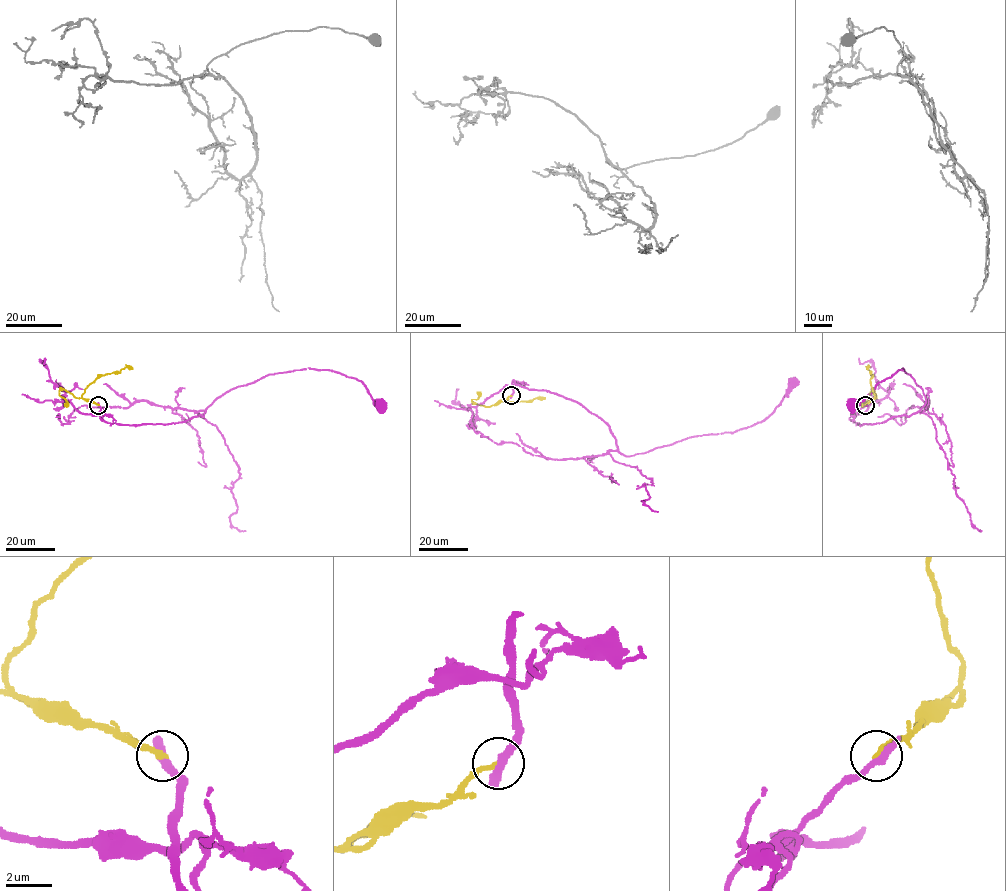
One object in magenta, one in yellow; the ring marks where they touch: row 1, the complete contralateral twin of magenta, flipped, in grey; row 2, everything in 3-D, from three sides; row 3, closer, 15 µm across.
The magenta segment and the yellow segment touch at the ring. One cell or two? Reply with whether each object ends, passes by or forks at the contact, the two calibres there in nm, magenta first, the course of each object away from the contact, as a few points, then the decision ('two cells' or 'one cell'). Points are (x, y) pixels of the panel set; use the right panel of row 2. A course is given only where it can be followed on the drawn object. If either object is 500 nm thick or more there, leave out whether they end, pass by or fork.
magenta ends; yellow ends; calibres 440 and 240 nm; course magenta (865, 405), (855, 414), (860, 425), (910, 416), (926, 399), (903, 367), (878, 383), (861, 403), (853, 404); course yellow (865, 405), (874, 397), (868, 369); two cells

